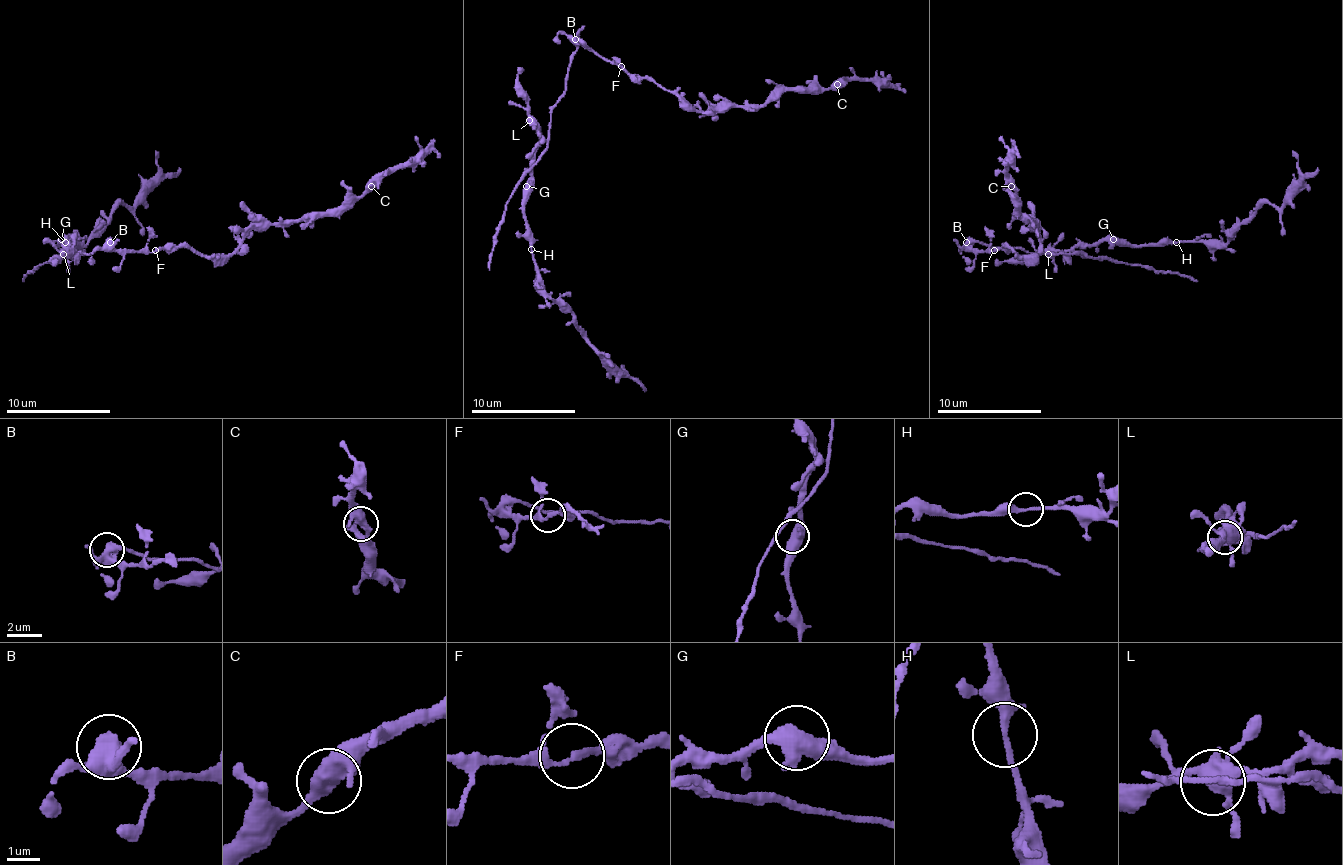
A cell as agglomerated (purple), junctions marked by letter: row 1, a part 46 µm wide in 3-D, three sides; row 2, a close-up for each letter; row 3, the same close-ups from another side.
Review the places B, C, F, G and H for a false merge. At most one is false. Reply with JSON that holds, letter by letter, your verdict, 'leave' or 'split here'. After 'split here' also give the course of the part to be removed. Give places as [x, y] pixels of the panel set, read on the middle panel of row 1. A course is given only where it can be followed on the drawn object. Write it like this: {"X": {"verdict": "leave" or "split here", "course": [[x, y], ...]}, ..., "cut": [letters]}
{"B": {"verdict": "split here", "course": [[576, 40], [565, 94], [550, 115], [547, 149], [521, 180], [505, 207], [490, 254], [490, 269]]}, "C": {"verdict": "leave"}, "F": {"verdict": "leave"}, "G": {"verdict": "leave"}, "H": {"verdict": "leave"}, "cut": ["B"]}

